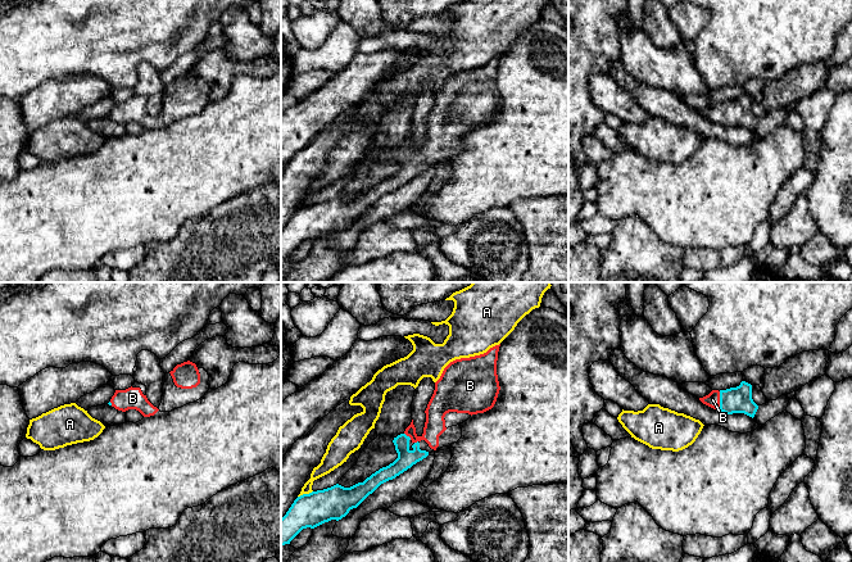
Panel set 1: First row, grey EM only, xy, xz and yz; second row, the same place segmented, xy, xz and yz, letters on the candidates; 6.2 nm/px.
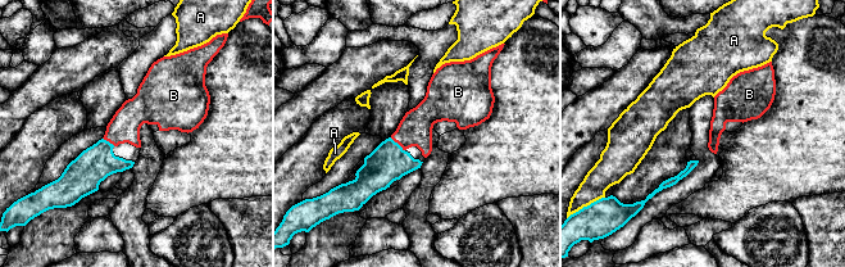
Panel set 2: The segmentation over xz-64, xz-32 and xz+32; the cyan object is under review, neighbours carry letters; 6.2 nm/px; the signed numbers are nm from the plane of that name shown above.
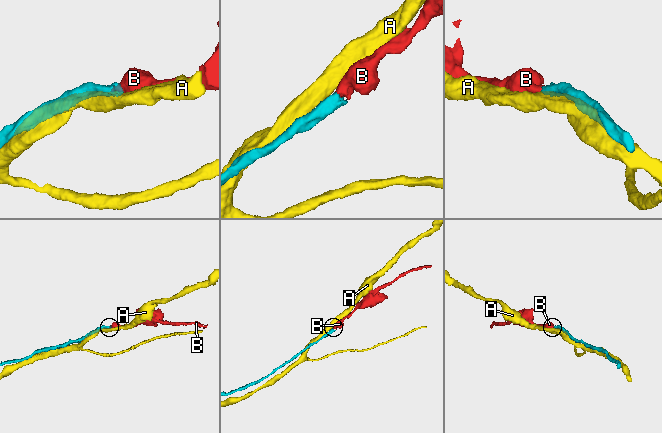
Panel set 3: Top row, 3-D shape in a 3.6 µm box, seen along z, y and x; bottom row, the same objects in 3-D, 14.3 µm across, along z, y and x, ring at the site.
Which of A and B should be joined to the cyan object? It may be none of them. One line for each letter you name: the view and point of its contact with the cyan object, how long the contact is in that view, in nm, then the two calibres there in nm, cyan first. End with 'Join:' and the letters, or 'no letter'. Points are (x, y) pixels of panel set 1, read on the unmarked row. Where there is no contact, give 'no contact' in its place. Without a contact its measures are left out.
B: meets cyan in yz at (720, 113); contact 120 nm long; 160 nm thick on the cyan side, 90 nm on the other
Join: B

